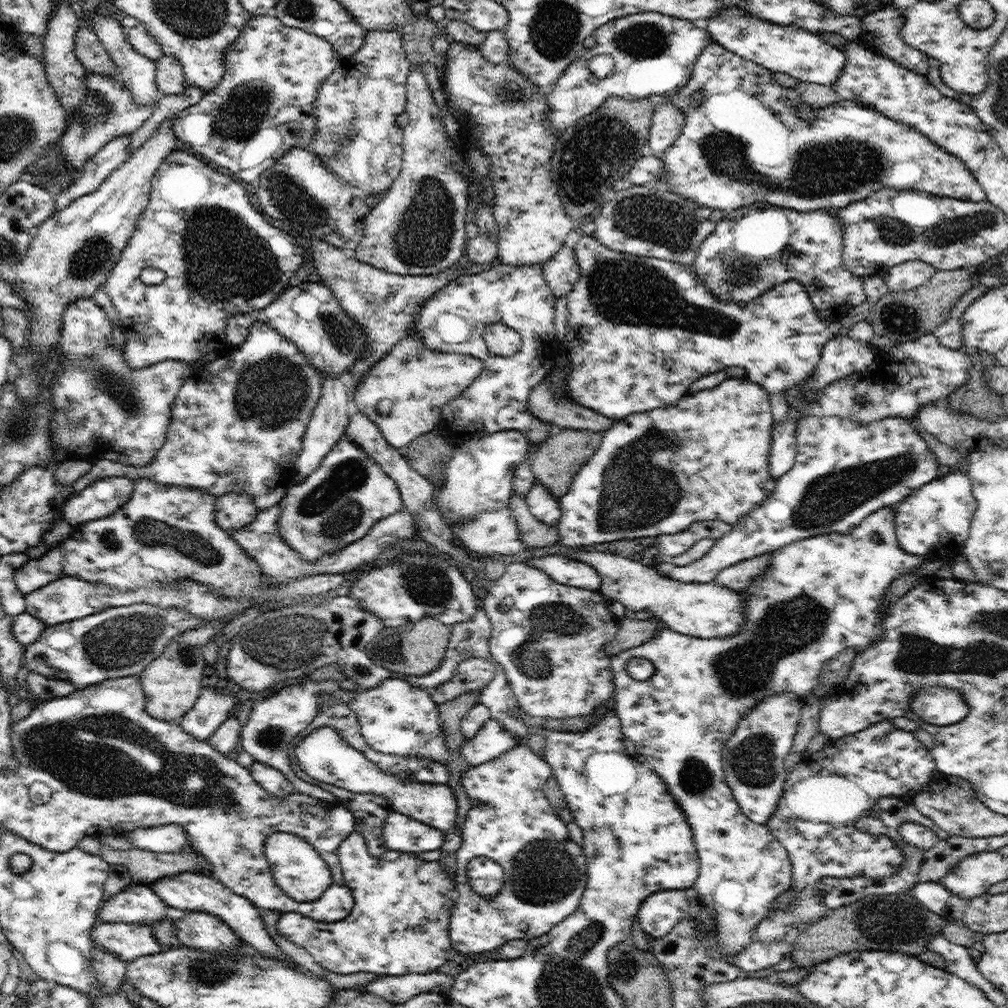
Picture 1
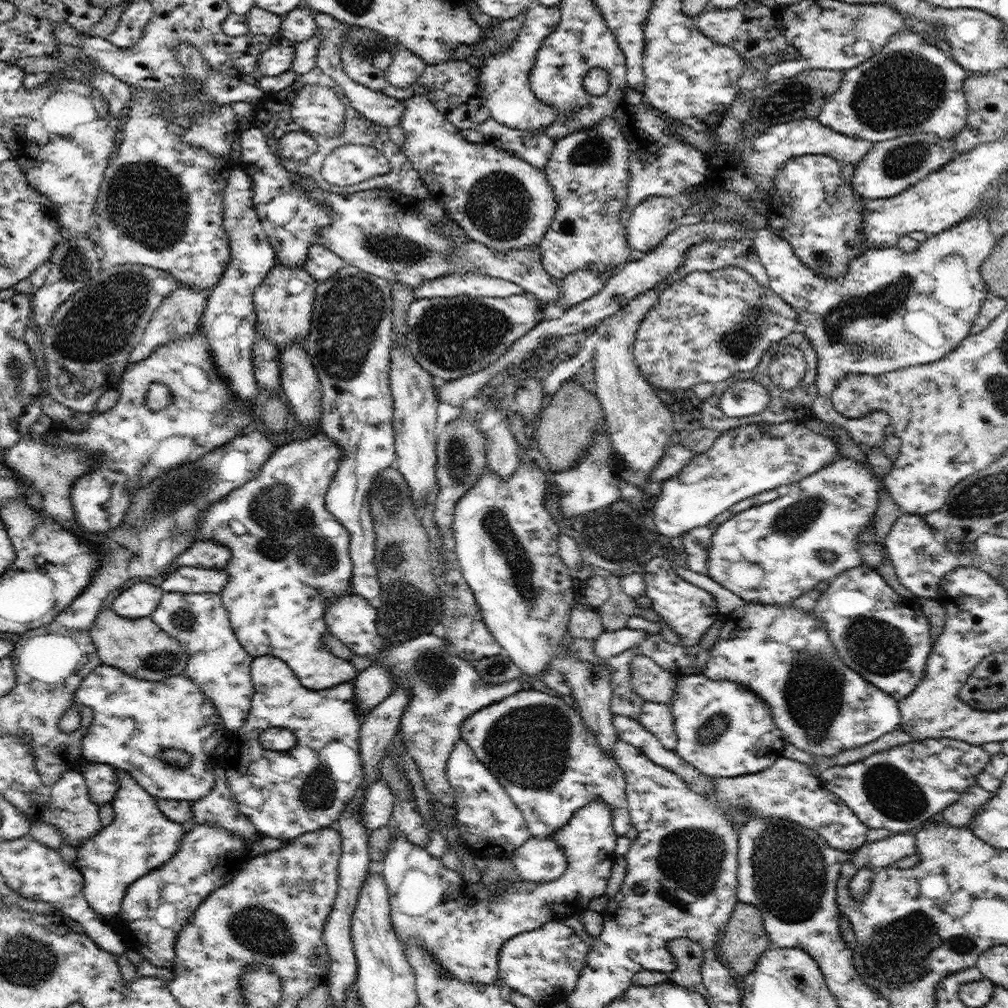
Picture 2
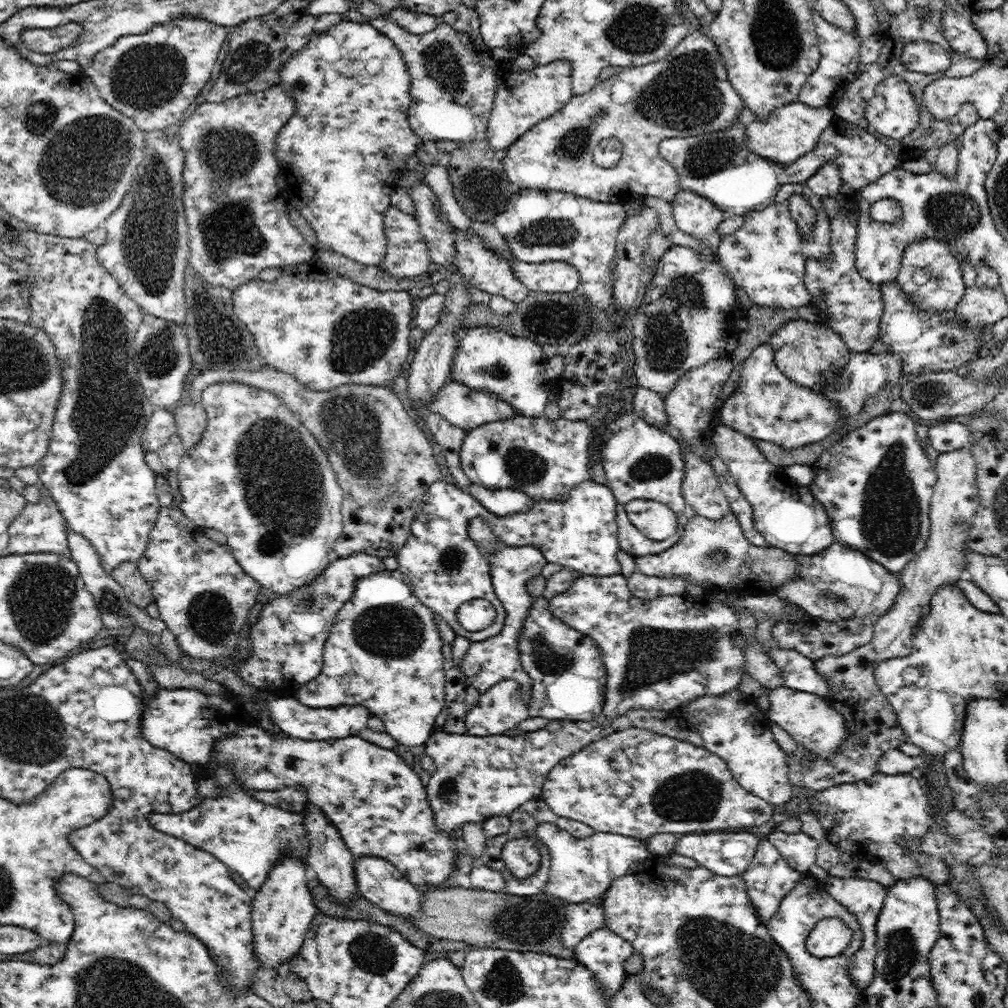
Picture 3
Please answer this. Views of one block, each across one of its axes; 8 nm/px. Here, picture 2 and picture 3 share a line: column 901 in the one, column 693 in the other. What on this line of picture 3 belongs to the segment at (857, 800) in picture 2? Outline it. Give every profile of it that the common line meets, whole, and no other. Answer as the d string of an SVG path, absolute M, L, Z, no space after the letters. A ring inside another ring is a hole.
M636 727L614 731L562 759L546 776L540 798L556 815L579 820L593 828L594 833L610 832L640 840L662 833L685 835L727 831L730 828L749 829L766 824L775 809L766 800L742 788L718 755L679 738Z

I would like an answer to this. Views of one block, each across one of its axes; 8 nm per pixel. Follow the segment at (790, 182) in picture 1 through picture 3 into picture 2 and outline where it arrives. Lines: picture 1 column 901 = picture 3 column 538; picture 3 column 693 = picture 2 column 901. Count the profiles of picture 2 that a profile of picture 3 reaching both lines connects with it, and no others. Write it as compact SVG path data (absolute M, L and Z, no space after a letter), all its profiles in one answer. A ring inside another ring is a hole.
M896 32L880 52L860 66L845 71L840 89L826 101L818 121L840 134L861 139L893 139L902 135L930 132L942 140L950 140L967 123L968 102L964 93L967 76L968 72L954 62L945 45L929 42L916 32Z

